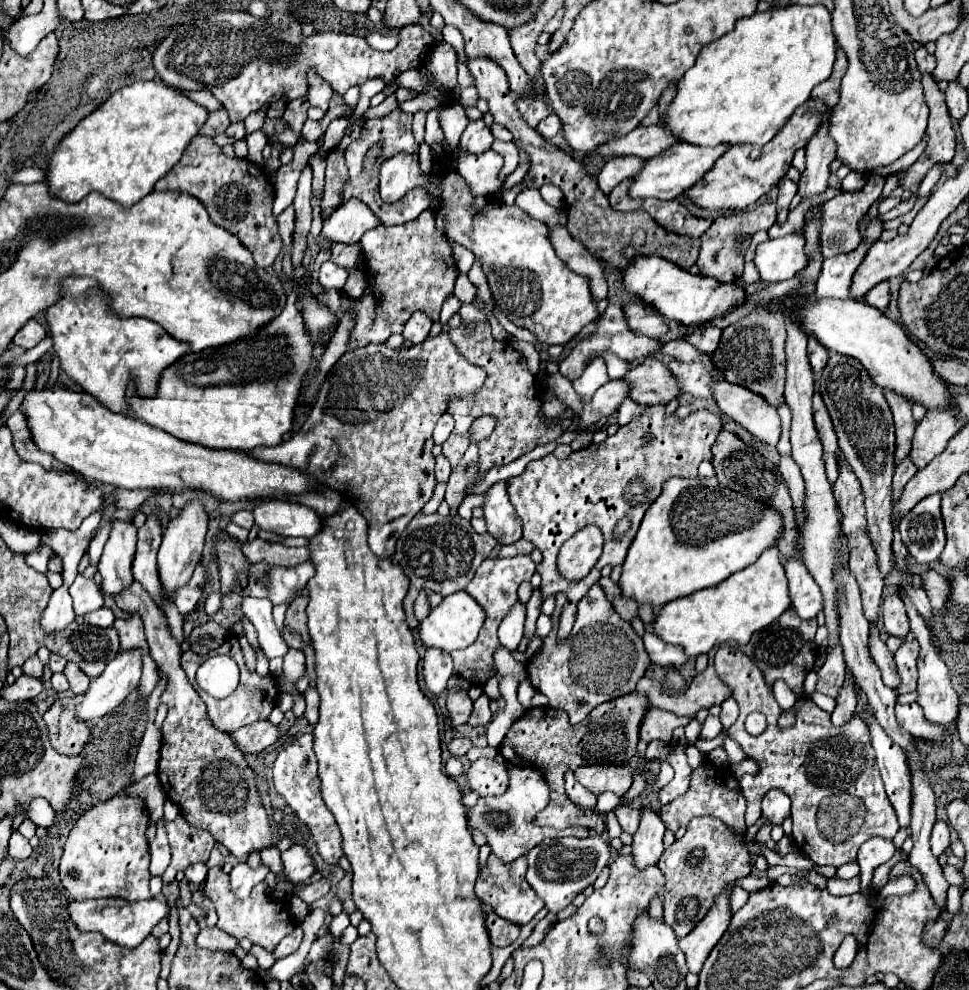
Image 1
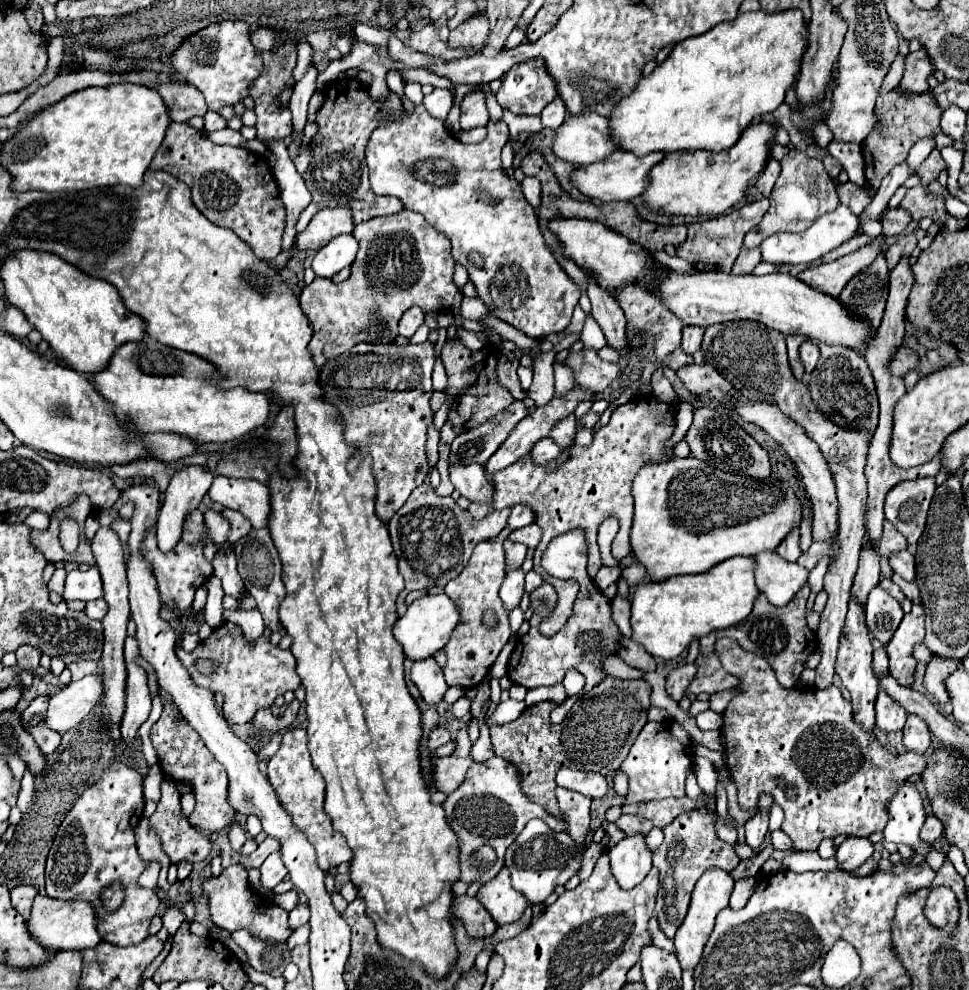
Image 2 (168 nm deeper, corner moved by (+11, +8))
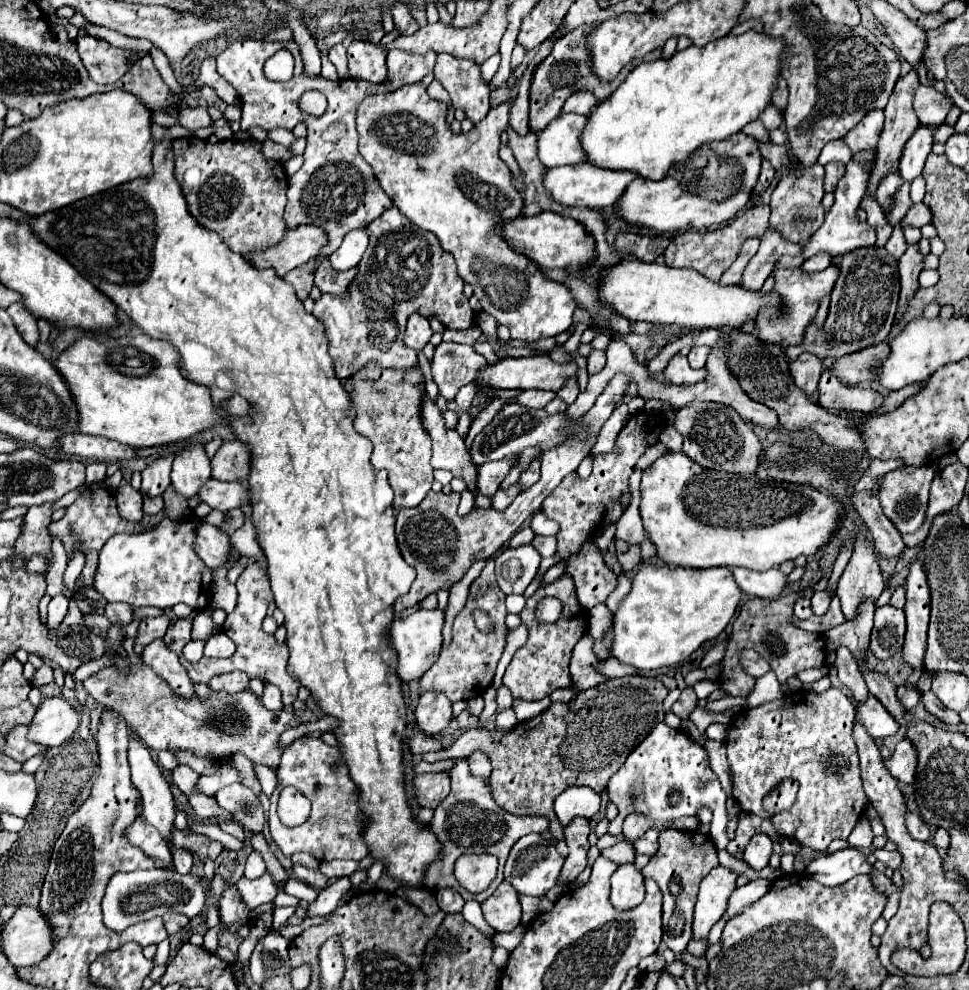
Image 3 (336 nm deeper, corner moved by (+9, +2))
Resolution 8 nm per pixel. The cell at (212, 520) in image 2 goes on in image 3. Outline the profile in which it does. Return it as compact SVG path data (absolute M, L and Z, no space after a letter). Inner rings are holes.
M164 518L156 530L142 532L142 534L116 534L110 538L102 552L100 564L96 572L94 588L104 594L108 602L126 602L132 606L158 606L158 608L172 608L178 602L184 602L192 610L204 610L210 604L210 586L212 586L212 570L200 560L194 552L194 538L196 538L196 522L200 520L182 520L174 522Z

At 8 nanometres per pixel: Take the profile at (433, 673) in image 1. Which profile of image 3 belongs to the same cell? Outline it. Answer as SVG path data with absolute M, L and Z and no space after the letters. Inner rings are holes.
M426 692L414 710L416 724L428 736L442 734L452 720L452 702L440 692Z

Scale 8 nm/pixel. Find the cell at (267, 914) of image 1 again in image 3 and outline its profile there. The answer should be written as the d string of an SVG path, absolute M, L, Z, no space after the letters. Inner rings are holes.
M232 884L220 898L220 920L228 924L230 932L238 932L240 926L246 924L250 908L242 902L236 886Z

